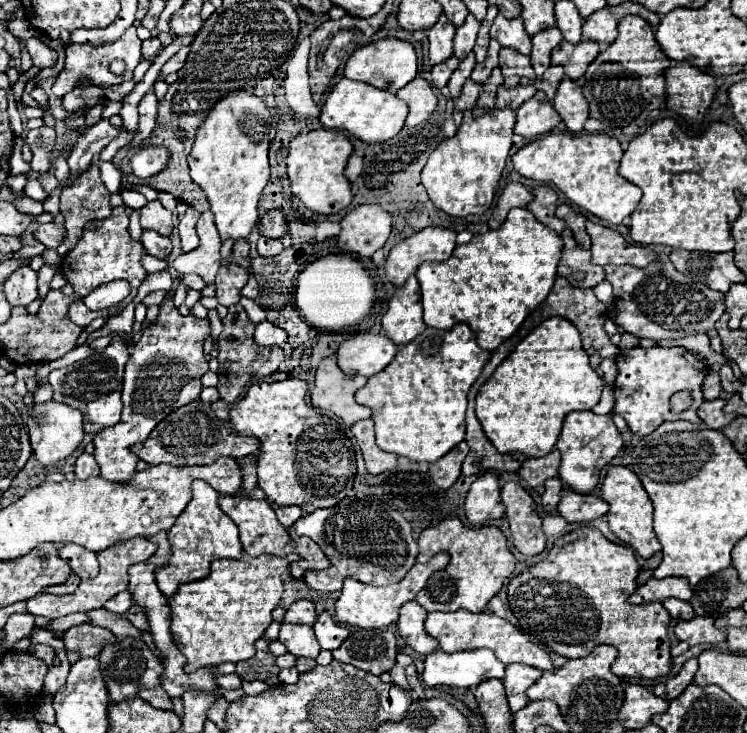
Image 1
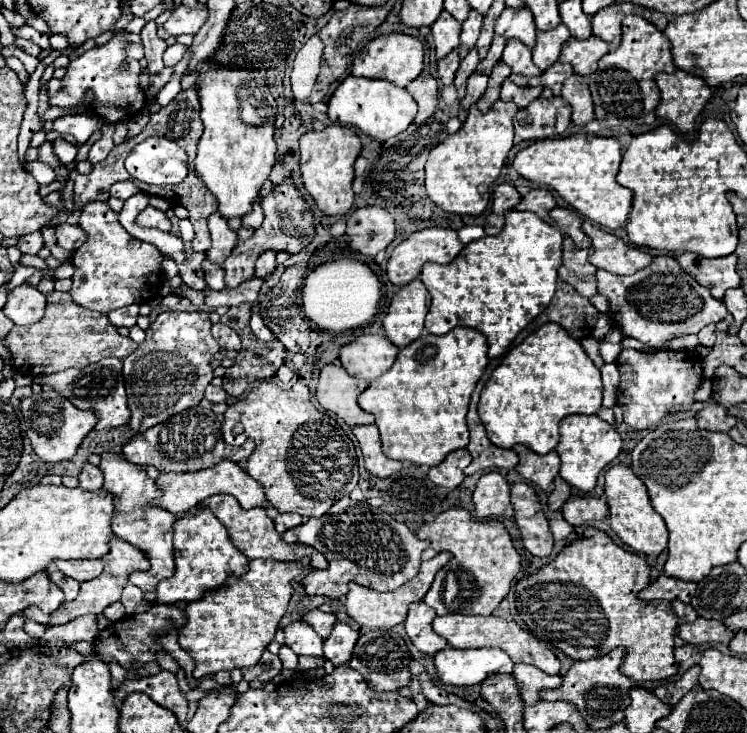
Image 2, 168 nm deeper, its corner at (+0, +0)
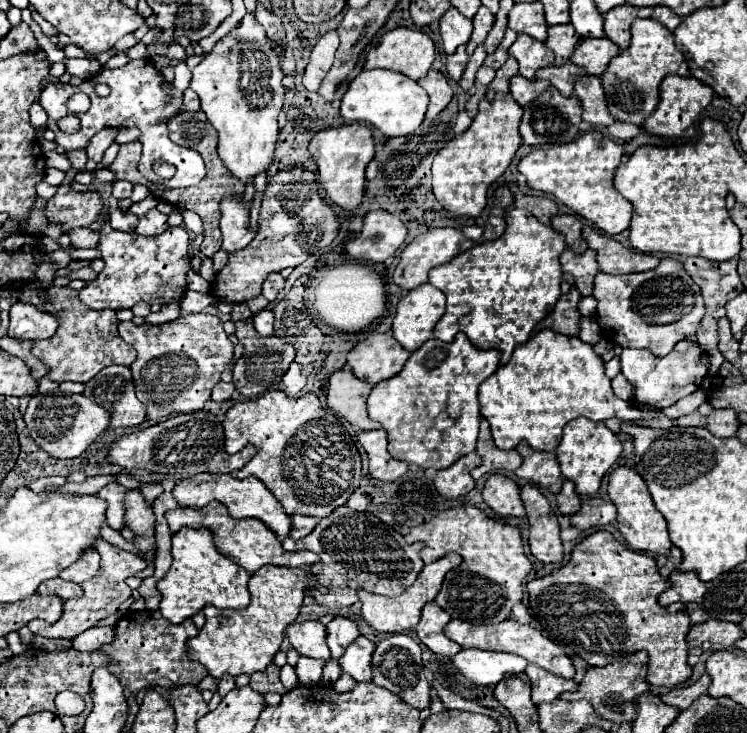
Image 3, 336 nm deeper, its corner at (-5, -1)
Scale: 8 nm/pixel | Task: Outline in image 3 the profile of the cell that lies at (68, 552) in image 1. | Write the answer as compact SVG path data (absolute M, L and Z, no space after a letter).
M86 548L84 554L74 564L70 564L64 572L60 572L60 578L68 580L68 582L82 584L82 582L94 578L98 568L100 568L100 556L98 556L98 552L92 550L92 548Z

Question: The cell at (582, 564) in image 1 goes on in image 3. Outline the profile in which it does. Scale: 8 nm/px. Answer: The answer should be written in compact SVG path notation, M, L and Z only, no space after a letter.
M594 532L584 538L570 556L570 562L560 570L528 582L530 610L538 628L556 642L566 654L578 654L588 666L606 666L622 660L628 654L646 650L648 652L648 682L654 686L678 686L692 676L688 666L688 644L686 634L690 630L690 618L684 604L672 604L668 608L658 604L658 596L670 586L670 580L662 578L656 560L648 554L632 552L622 546L610 532Z

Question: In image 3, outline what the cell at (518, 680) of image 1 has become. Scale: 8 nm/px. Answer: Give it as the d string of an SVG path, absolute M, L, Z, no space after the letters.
M536 664L526 666L526 676L532 682L532 700L534 700L534 704L552 702L566 690L572 690L572 692L578 690L578 684L574 680L554 676L552 672L548 672L548 670L544 670Z

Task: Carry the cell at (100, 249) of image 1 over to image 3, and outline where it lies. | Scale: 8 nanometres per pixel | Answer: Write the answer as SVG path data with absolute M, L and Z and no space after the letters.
M106 222L102 226L98 244L98 250L102 252L102 260L106 266L94 282L88 282L88 286L80 290L80 300L84 300L84 304L96 310L132 308L136 302L142 300L160 306L180 302L186 292L186 274L190 270L188 242L190 236L182 226L166 228L162 234L148 238L140 234L116 232L108 228Z

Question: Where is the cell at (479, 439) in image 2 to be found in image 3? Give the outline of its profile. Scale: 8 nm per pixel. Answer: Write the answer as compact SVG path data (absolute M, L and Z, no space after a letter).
M482 418L480 420L480 434L478 434L478 448L476 454L482 458L482 464L472 470L472 478L478 480L484 474L494 474L498 470L516 470L522 464L522 456L516 450L500 450L496 448L490 424Z

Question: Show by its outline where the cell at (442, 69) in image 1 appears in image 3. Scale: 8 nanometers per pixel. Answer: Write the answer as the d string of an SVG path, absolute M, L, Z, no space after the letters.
M462 44L462 46L458 46L458 48L456 48L456 52L454 52L454 54L450 54L450 56L448 56L446 70L448 70L450 78L458 82L458 80L460 80L460 76L462 76L462 72L464 72L464 68L466 68L466 64L468 64L468 54L466 54L466 46Z

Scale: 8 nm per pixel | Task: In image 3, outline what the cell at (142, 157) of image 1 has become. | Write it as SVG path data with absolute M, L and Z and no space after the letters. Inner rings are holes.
M132 60L130 64L122 66L122 68L116 68L116 70L108 70L108 68L102 68L100 74L96 74L92 80L86 80L84 84L72 88L70 84L64 84L66 90L60 90L58 92L58 86L60 82L50 82L44 90L42 90L42 96L40 96L40 104L42 108L46 110L48 114L48 128L56 134L56 142L66 150L66 152L72 152L72 150L84 150L88 144L90 144L90 138L100 130L100 128L138 128L140 130L140 144L142 144L142 158L140 158L140 174L144 178L148 178L150 182L154 184L164 184L168 188L186 188L186 186L194 186L202 180L202 176L206 174L206 168L204 168L204 161L200 154L193 149L176 146L170 138L168 138L168 120L178 116L182 112L182 92L176 90L176 88L162 88L164 84L164 76L160 70L154 68L154 64L150 60ZM96 84L108 84L110 86L110 94L108 96L98 96L94 92L94 86ZM76 92L84 92L90 96L90 110L86 114L80 114L80 122L82 122L82 128L80 132L76 134L66 134L62 132L56 122L64 116L68 116L68 108L66 108L66 102L72 94ZM154 160L166 160L168 164L174 164L176 166L176 176L170 178L170 180L164 180L160 178L154 170L152 170L152 162Z

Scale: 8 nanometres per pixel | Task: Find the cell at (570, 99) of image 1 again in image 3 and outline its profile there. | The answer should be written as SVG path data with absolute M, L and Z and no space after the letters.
M582 76L576 82L576 96L582 102L584 114L582 120L596 124L596 126L610 126L616 120L610 116L608 106L606 106L606 94L602 88L602 82L598 76Z

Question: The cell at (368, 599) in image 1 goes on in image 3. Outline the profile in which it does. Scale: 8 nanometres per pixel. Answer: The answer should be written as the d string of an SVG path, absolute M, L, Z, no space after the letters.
M446 554L444 558L432 562L432 564L426 564L422 568L422 572L418 574L416 582L404 590L400 596L396 598L386 598L386 596L378 596L378 594L368 594L364 590L358 590L358 598L362 602L362 616L364 620L378 632L386 632L386 634L398 634L398 632L404 632L404 630L410 630L418 624L420 620L420 612L424 608L424 604L432 602L436 598L436 594L440 592L440 586L442 586L442 580L446 576L448 570L460 566L462 562L462 556L460 554Z

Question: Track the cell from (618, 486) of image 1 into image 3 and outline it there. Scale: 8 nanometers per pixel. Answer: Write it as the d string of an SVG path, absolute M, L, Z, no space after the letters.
M620 466L620 468L612 470L612 474L608 478L608 496L614 502L614 506L618 508L618 530L622 532L622 536L634 550L650 552L650 554L670 554L672 542L668 538L664 516L660 516L660 512L656 512L650 492L634 468Z

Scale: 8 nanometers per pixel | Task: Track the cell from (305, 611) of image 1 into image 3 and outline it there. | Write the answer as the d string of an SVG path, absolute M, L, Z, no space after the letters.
M336 616L330 624L328 624L328 648L330 648L330 658L338 660L346 648L360 636L358 626L342 616Z

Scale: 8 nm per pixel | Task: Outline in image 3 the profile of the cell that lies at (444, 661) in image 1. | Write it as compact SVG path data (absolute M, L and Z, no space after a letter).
M460 650L454 658L454 666L474 684L498 684L500 680L508 678L508 676L518 676L524 672L526 668L526 660L516 656L516 654L498 654L498 652L488 652L488 650Z

